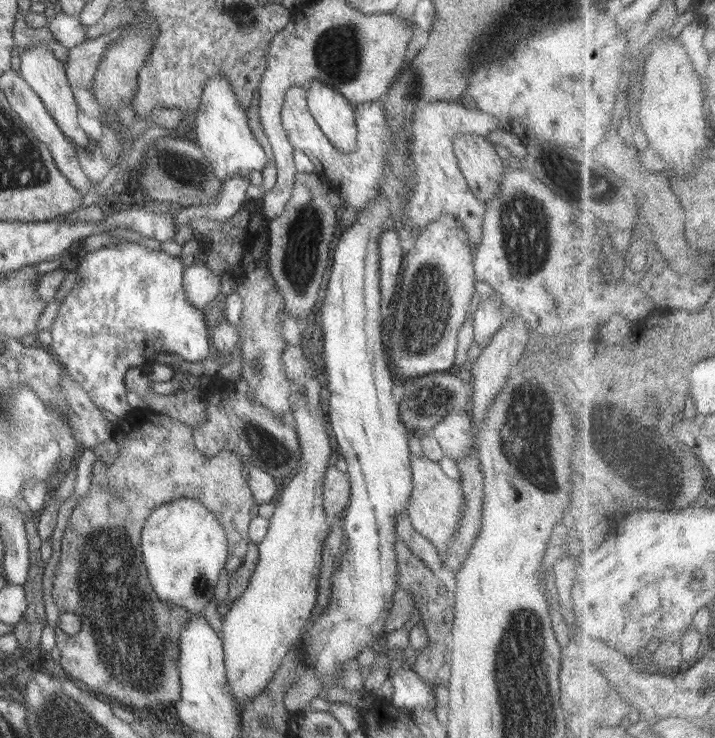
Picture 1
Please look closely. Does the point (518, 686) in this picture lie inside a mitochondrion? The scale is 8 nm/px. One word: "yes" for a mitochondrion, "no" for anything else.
yes

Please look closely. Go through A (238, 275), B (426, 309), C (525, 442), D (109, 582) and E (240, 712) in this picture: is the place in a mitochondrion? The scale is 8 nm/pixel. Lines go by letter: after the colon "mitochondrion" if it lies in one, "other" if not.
A: other
B: mitochondrion
C: mitochondrion
D: mitochondrion
E: other

